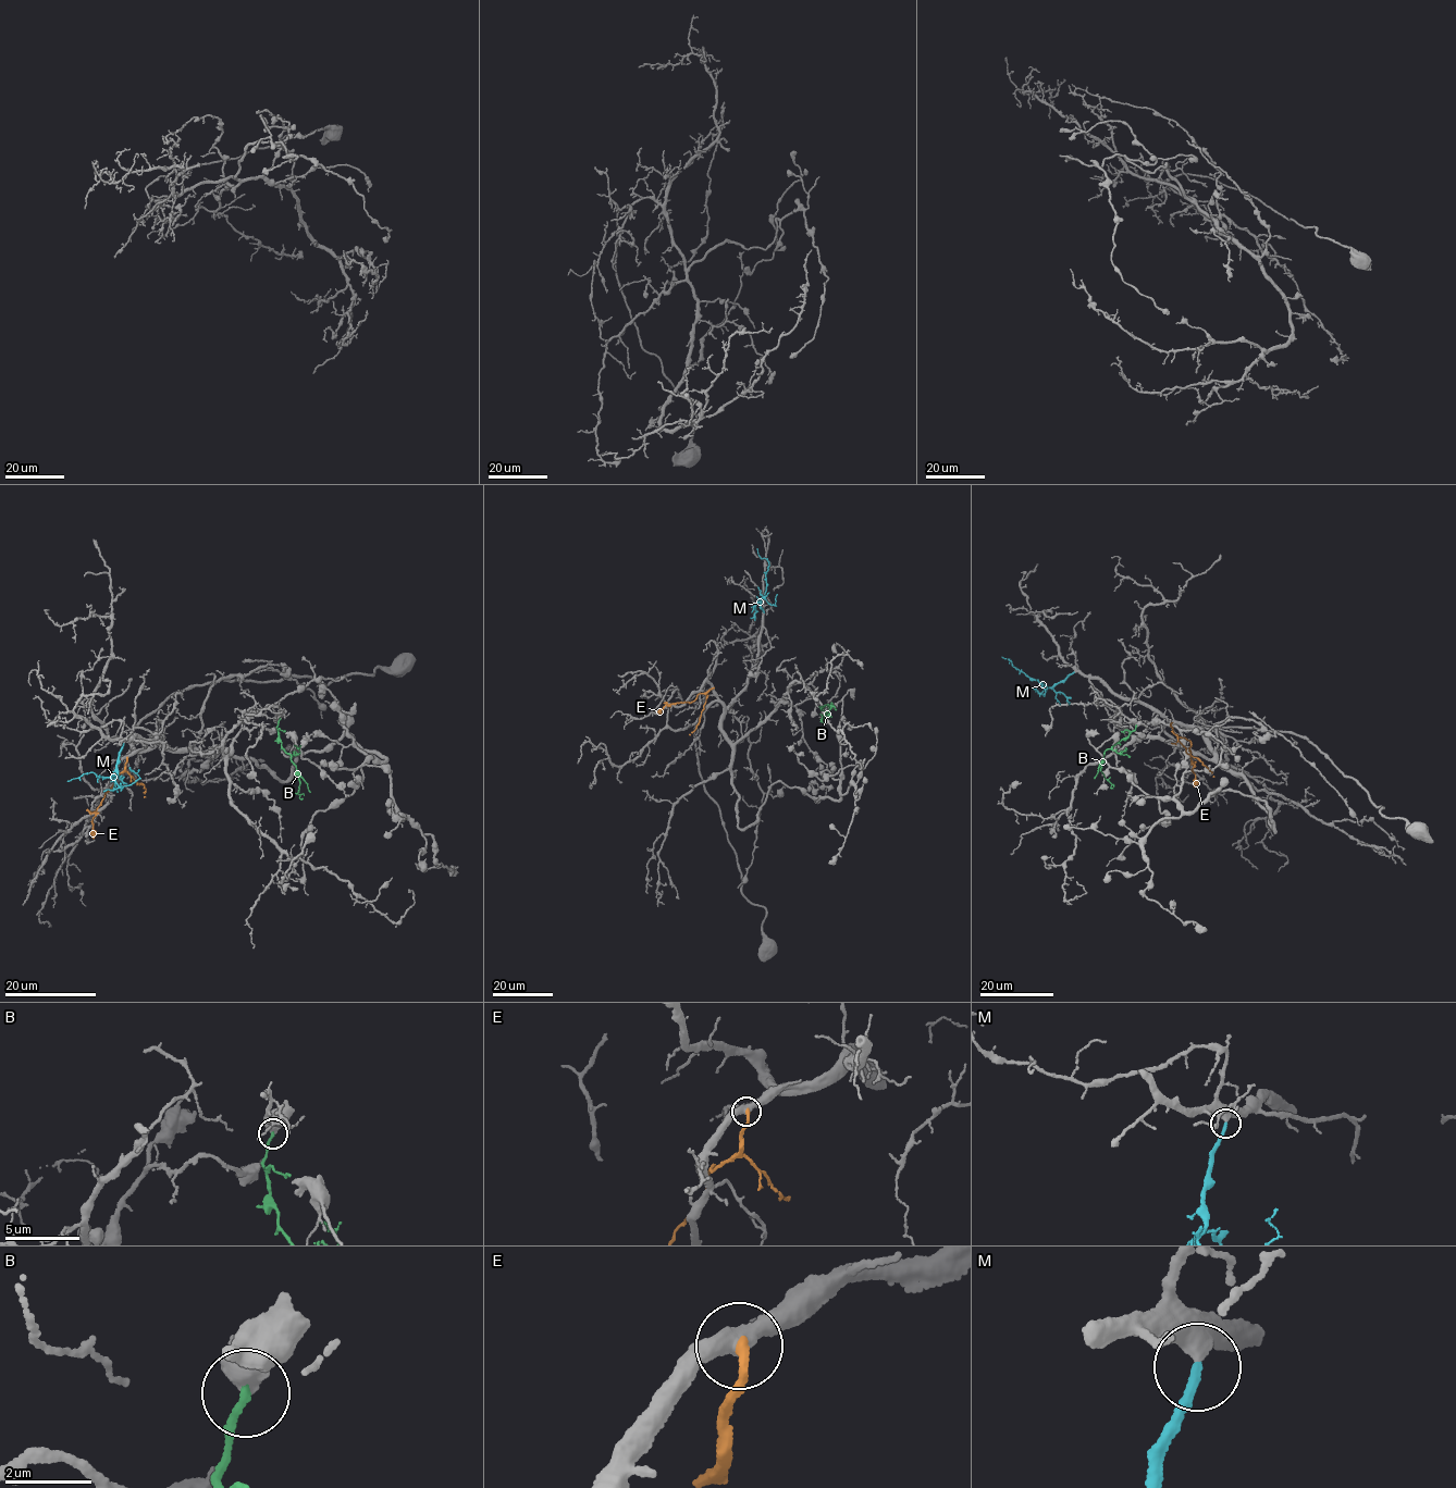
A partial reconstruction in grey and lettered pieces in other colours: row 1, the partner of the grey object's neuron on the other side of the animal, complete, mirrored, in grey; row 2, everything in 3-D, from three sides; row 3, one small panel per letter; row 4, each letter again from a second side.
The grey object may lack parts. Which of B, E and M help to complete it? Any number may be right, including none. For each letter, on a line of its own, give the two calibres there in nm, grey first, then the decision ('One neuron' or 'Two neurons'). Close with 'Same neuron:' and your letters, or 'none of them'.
B: Thickness 550 nm (grey) against 170 nm. Two neurons
E: Thickness 480 nm (grey) against 220 nm. Two neurons
M: Thickness 480 nm (grey) against 200 nm. One neuron
Same neuron: M

